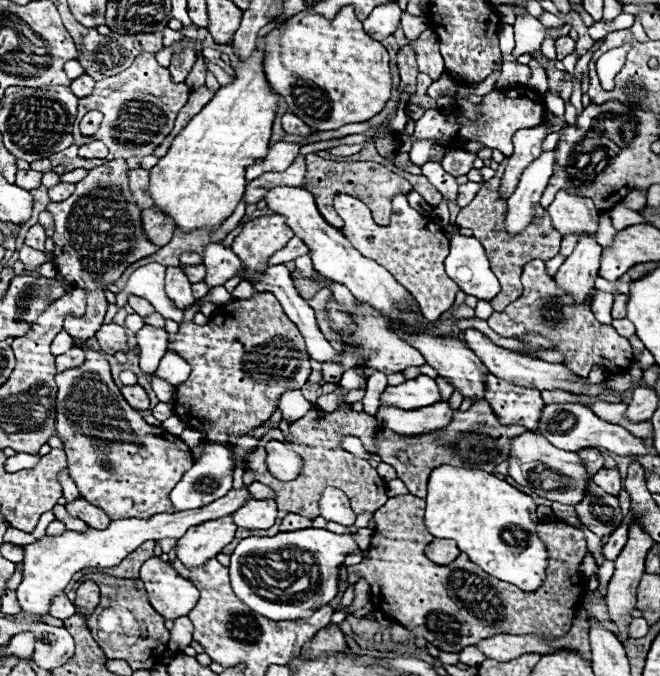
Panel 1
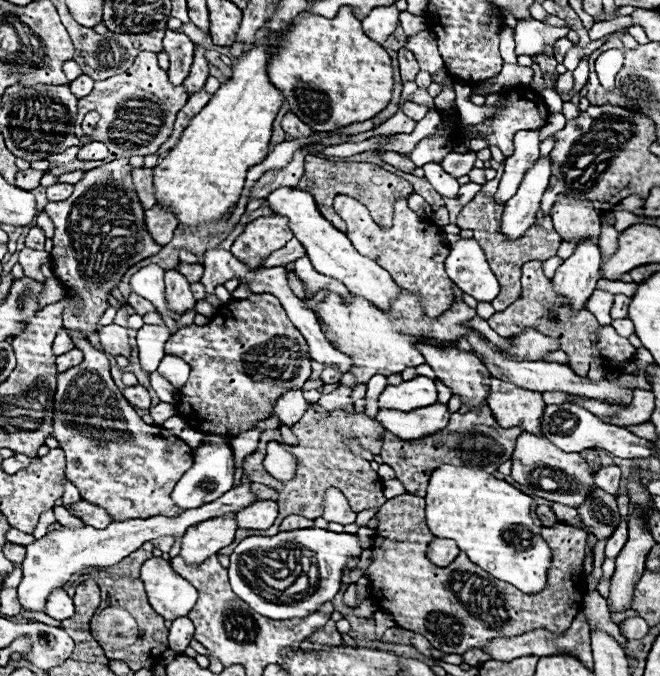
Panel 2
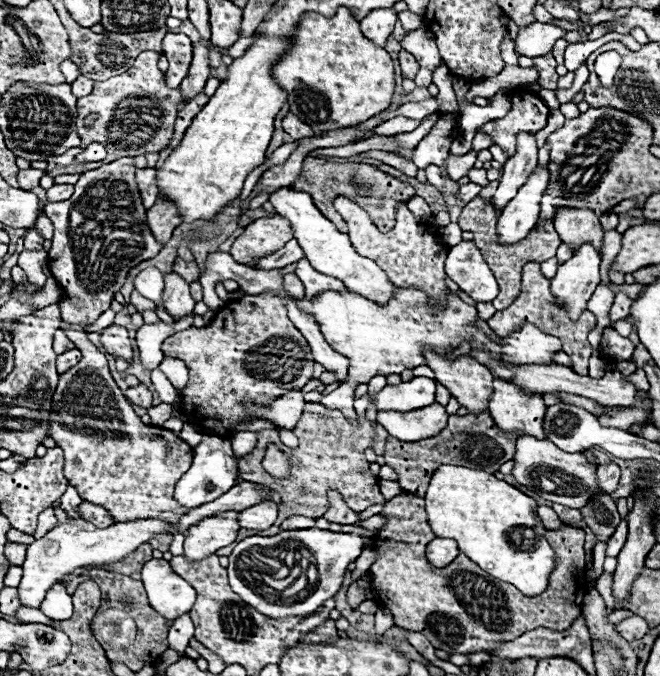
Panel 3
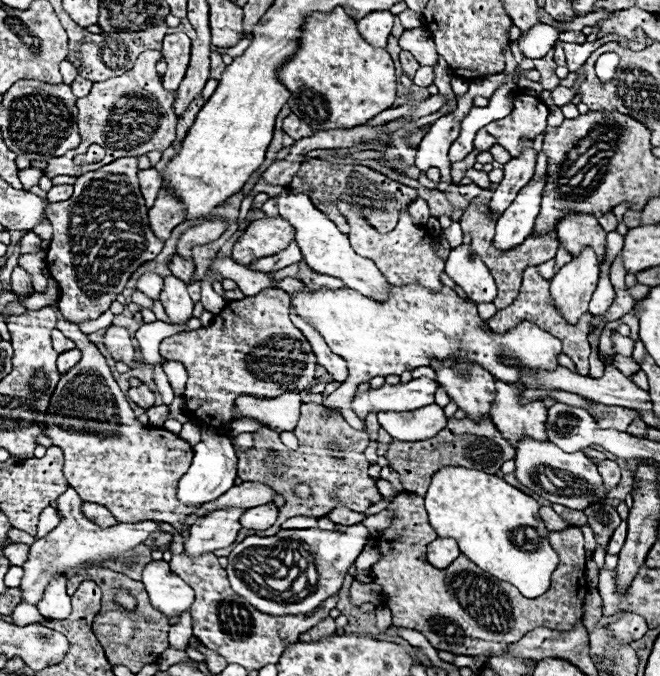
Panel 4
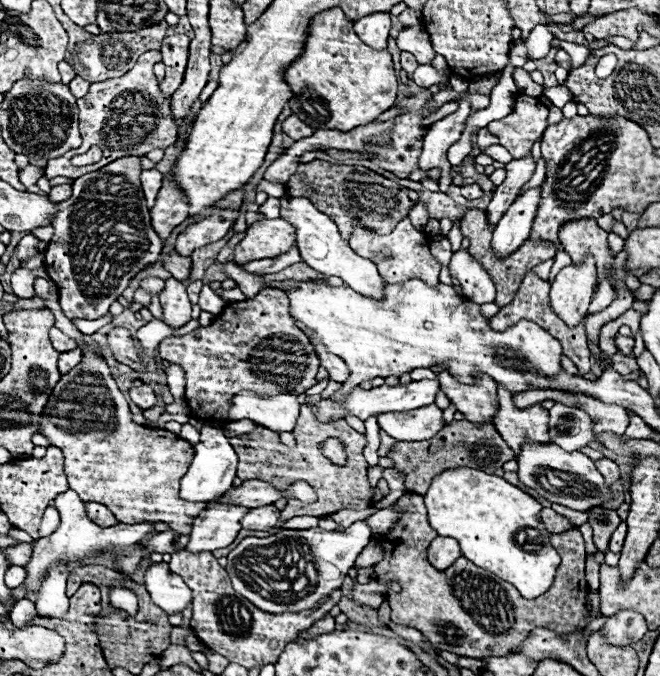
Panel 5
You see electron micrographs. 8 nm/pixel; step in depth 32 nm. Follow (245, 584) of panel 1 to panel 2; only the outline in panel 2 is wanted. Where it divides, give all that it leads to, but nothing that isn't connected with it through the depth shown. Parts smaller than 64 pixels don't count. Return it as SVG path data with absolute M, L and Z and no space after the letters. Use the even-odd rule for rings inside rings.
M322 528L278 532L276 536L248 536L230 554L230 568L228 568L230 584L238 598L242 598L252 610L256 610L258 614L262 614L270 620L306 618L306 616L314 614L322 604L330 602L336 596L336 592L340 590L340 578L342 578L342 570L346 568L346 560L350 556L360 556L360 552L362 552L362 548L360 548L356 534L336 534L336 532L322 530ZM312 554L314 554L314 560L318 566L320 582L310 580L310 588L304 592L298 592L294 596L284 596L282 590L266 586L266 582L260 578L260 568L264 572L272 570L270 562L286 564L286 568L290 568L290 570L302 566L302 572L310 578L312 574L308 574L308 572L312 570Z

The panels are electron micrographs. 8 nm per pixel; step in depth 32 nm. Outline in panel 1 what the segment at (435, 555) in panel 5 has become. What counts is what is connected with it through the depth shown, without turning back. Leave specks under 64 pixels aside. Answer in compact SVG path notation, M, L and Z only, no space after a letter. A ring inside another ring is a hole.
M432 540L428 546L426 546L426 556L438 564L438 566L446 566L450 564L452 560L456 560L460 554L458 546L454 544L454 540Z

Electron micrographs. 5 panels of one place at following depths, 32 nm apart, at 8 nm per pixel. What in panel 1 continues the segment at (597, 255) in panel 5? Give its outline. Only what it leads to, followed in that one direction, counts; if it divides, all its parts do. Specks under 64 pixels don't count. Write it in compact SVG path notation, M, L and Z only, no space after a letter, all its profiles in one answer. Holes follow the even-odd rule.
M560 190L556 192L554 202L550 204L550 208L546 208L546 212L550 214L554 228L562 232L562 236L578 232L596 234L598 230L598 216L590 198Z

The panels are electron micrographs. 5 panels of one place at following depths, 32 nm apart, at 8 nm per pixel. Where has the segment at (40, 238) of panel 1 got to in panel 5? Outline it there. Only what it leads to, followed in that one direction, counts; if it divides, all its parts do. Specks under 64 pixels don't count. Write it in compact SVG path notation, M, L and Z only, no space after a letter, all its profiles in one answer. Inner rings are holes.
M26 234L26 236L18 242L18 258L24 260L24 258L28 258L28 256L38 254L38 252L40 252L38 244L40 244L40 240L38 240L34 234Z

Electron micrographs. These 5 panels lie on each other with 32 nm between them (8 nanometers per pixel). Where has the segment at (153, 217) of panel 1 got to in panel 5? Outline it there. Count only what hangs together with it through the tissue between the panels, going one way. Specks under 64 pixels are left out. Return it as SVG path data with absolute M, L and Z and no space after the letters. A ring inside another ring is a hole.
M166 178L158 192L158 200L154 208L150 208L152 228L162 240L166 240L170 232L186 218L188 218L186 198L178 192L178 186L170 178Z

